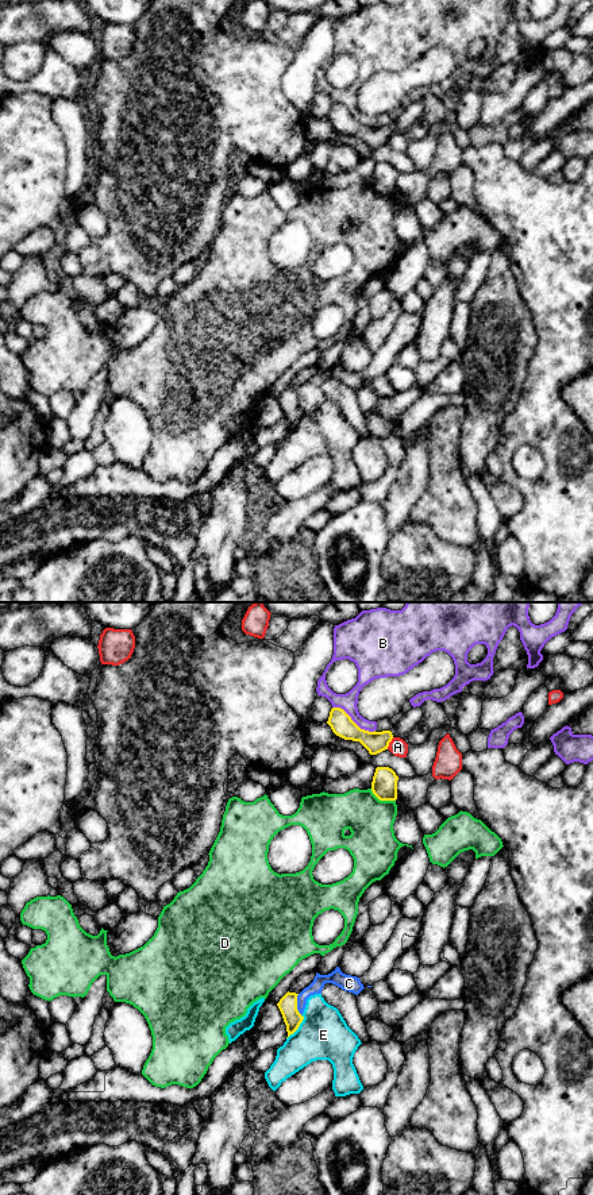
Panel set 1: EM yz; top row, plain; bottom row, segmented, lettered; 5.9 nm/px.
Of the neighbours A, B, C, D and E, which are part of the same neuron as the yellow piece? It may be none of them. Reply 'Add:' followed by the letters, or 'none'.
Add: none

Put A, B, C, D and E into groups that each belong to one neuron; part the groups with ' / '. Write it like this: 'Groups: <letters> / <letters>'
Groups: A / B / C E / D

